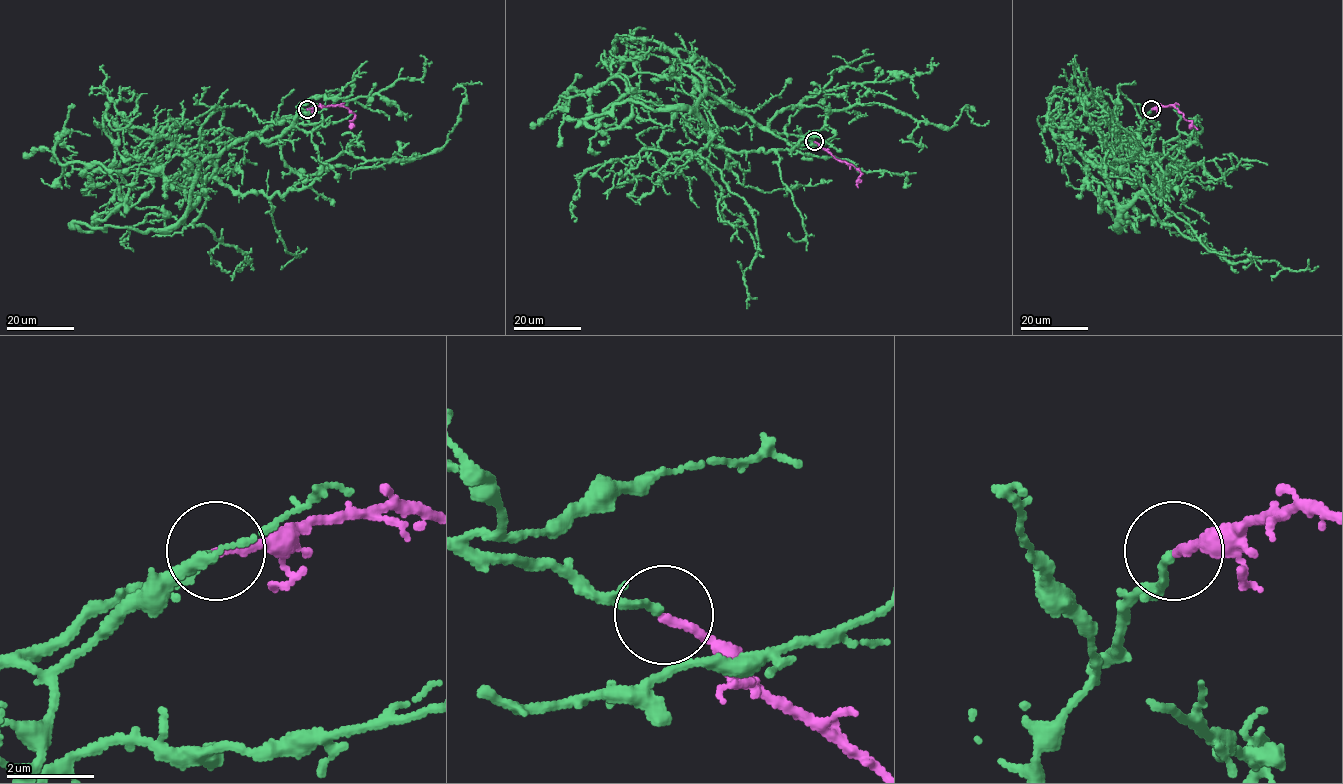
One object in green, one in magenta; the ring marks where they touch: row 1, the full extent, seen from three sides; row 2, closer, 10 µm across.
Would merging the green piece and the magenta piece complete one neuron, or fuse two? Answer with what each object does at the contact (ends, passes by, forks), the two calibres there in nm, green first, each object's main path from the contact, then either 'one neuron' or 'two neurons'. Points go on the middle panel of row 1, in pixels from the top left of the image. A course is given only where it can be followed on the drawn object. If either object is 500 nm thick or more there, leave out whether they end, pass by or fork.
green ends; magenta ends; calibres 200 and 200 nm; course green (814, 142), (698, 102), (709, 140), (735, 152), (791, 149), (856, 104), (949, 127), (967, 104), (988, 120); course magenta (814, 142), (862, 173), (858, 187); one neuron

